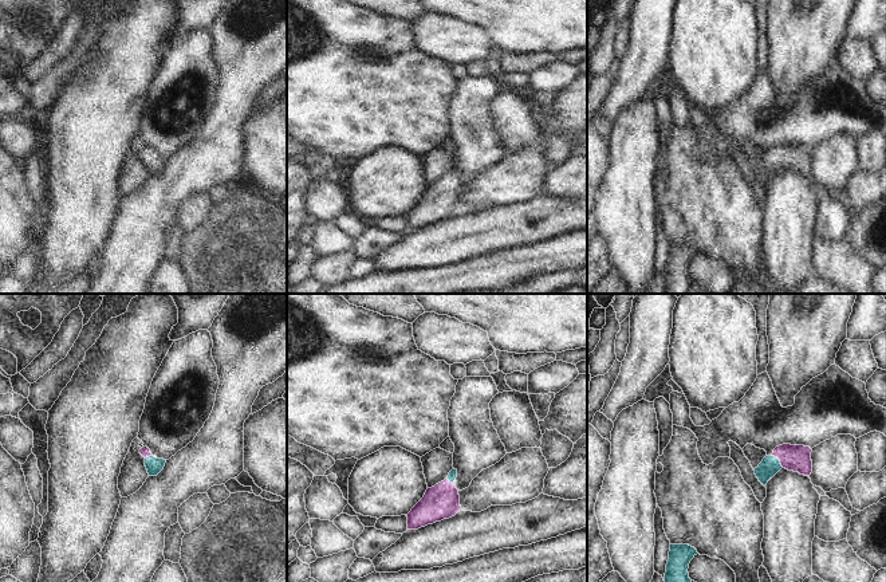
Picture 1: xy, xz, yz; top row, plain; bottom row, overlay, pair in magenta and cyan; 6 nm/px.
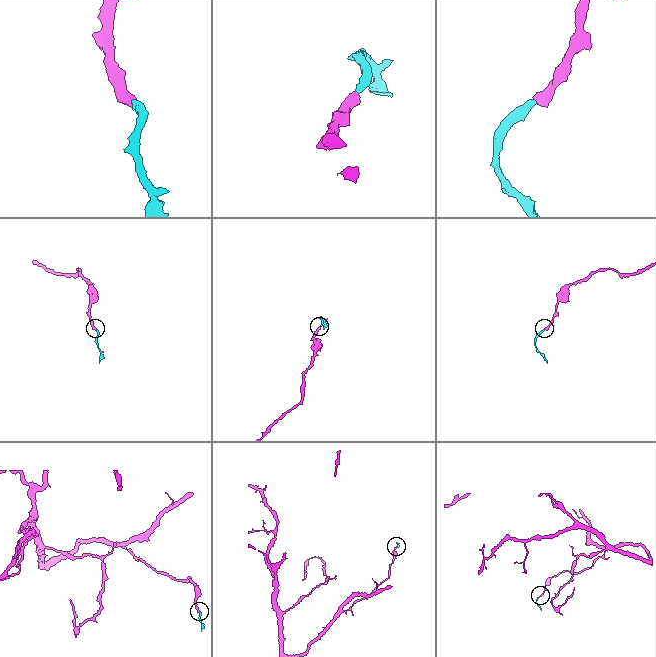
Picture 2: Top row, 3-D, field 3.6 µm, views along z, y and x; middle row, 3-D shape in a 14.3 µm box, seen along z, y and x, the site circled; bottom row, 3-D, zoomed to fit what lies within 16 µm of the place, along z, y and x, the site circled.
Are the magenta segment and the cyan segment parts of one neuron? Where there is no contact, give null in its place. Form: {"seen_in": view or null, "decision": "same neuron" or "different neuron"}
{"seen_in": "yz", "decision": "same neuron"}

